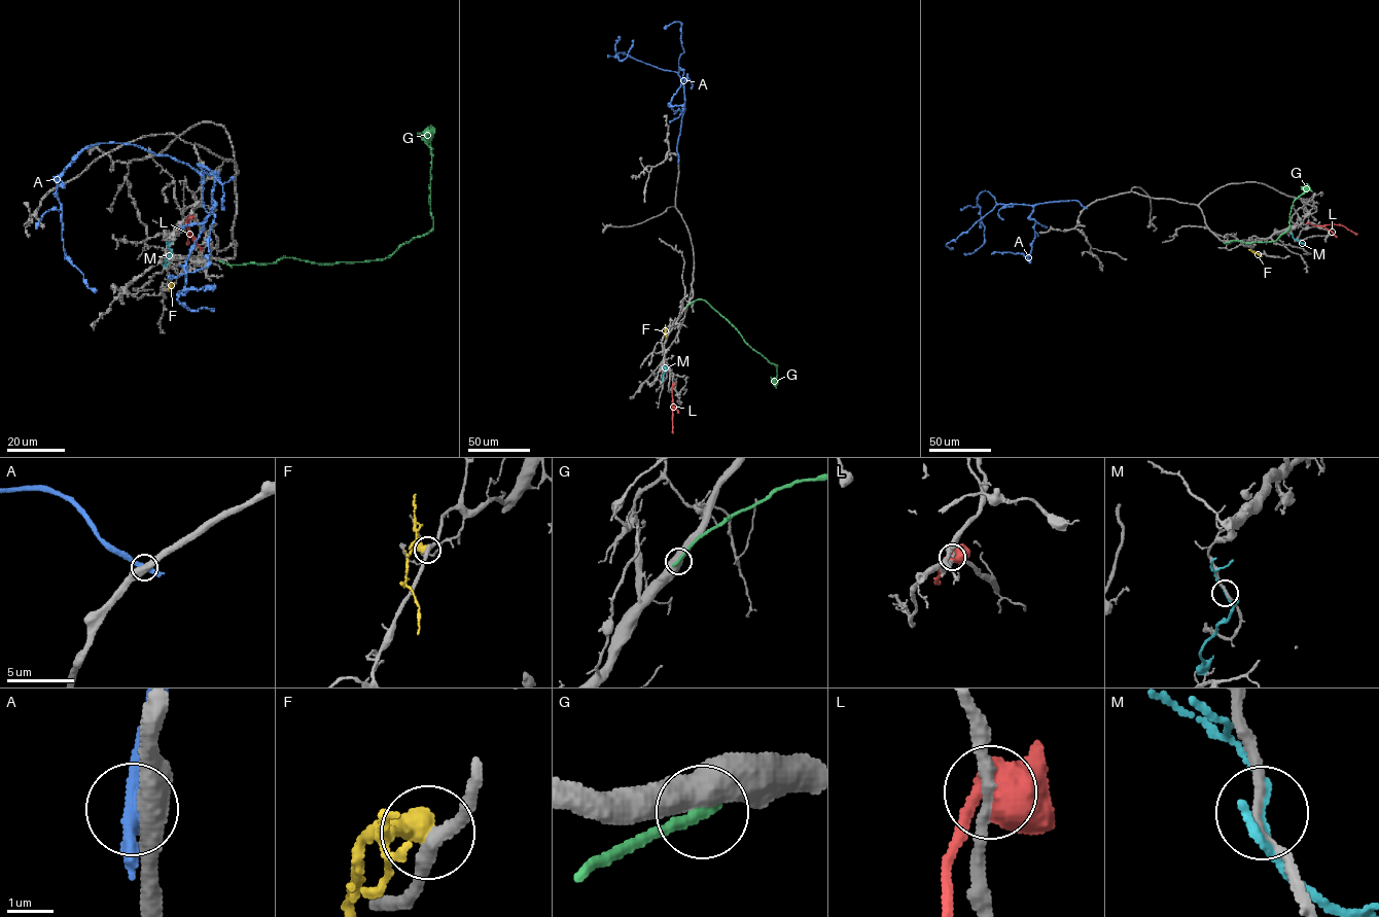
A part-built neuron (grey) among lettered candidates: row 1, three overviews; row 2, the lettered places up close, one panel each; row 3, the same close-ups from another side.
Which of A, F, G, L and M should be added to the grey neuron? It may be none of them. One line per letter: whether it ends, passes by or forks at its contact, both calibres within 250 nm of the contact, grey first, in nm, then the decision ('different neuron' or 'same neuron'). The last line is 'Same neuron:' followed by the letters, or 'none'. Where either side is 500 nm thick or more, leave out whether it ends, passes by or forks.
A: it passes by; calibres 480 and 320 nm; different neuron
F: it passes by; calibres 320 and 380 nm; different neuron
G: calibres 600 and 300 nm; same neuron
L: calibres 240 and 600 nm; different neuron
M: it passes by; calibres 190 and 120 nm; different neuron
Same neuron: G

